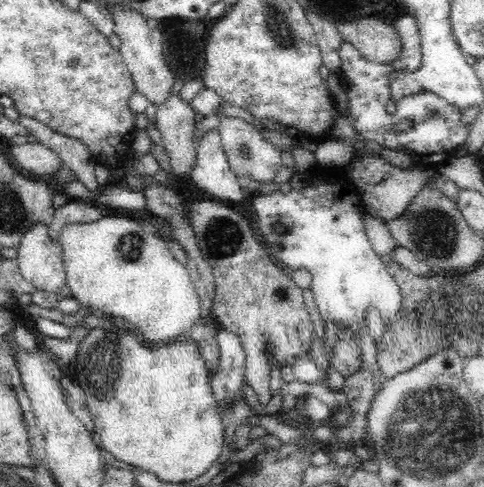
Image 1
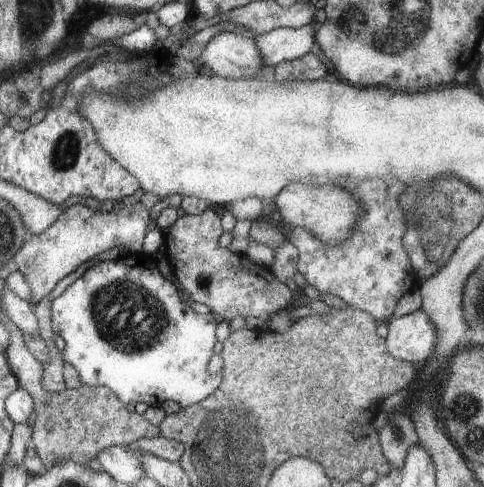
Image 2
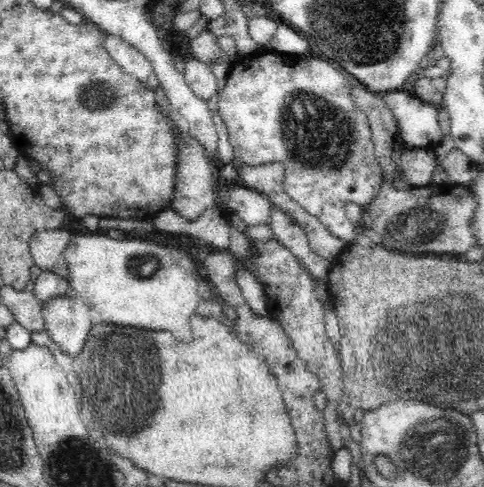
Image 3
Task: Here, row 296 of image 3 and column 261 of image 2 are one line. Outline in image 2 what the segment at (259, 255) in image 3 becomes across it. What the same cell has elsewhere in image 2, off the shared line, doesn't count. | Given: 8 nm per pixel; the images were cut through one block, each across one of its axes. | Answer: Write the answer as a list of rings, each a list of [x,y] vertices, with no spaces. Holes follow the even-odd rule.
[[[207,208],[197,216],[179,216],[165,232],[163,246],[167,250],[167,262],[177,278],[181,292],[191,300],[205,304],[209,314],[217,320],[217,324],[229,324],[233,318],[263,318],[271,316],[271,312],[289,310],[295,294],[287,290],[283,282],[271,274],[269,268],[257,266],[245,254],[233,254],[227,248],[219,246],[221,228],[221,210]]]

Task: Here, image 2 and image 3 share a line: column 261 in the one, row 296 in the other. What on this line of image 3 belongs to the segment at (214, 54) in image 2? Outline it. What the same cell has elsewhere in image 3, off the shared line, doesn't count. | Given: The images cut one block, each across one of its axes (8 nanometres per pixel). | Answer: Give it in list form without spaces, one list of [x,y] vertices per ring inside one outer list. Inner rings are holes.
[[[58,296],[44,308],[44,324],[60,352],[76,360],[90,338],[90,330],[96,326],[96,318],[80,296]]]

